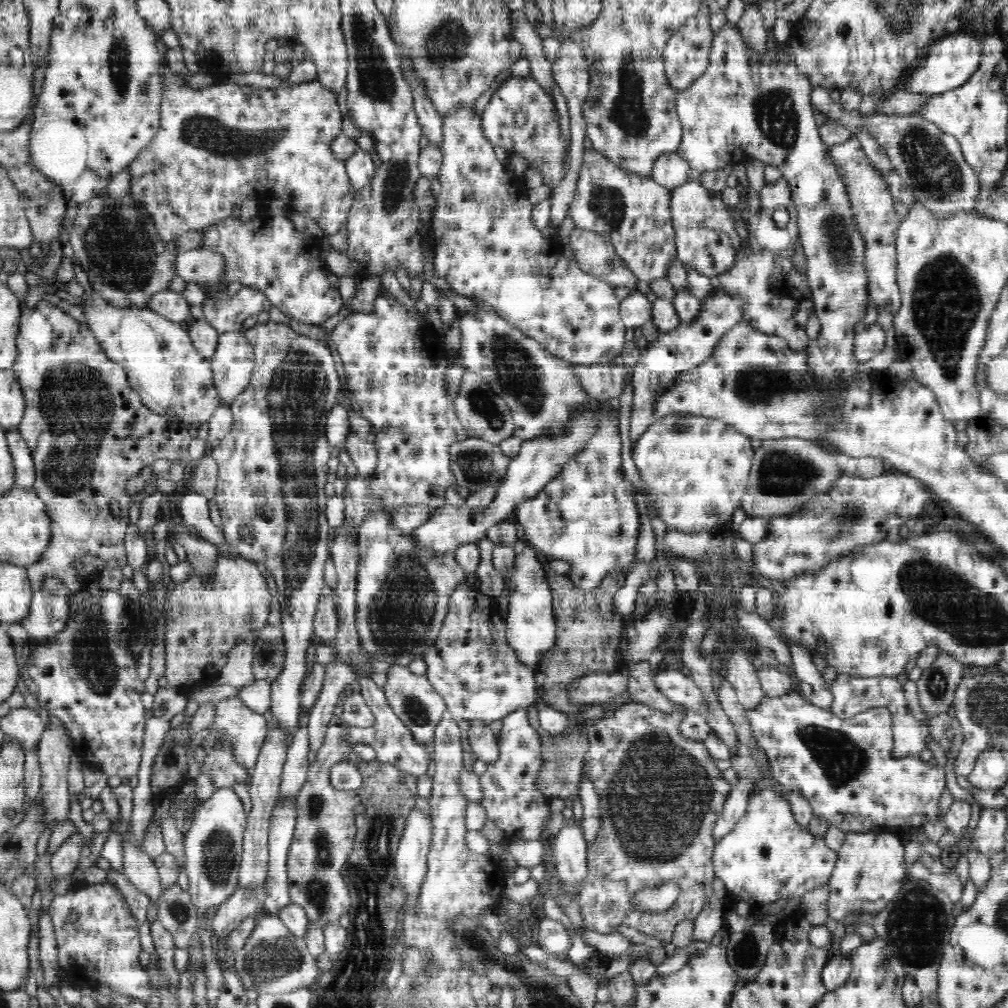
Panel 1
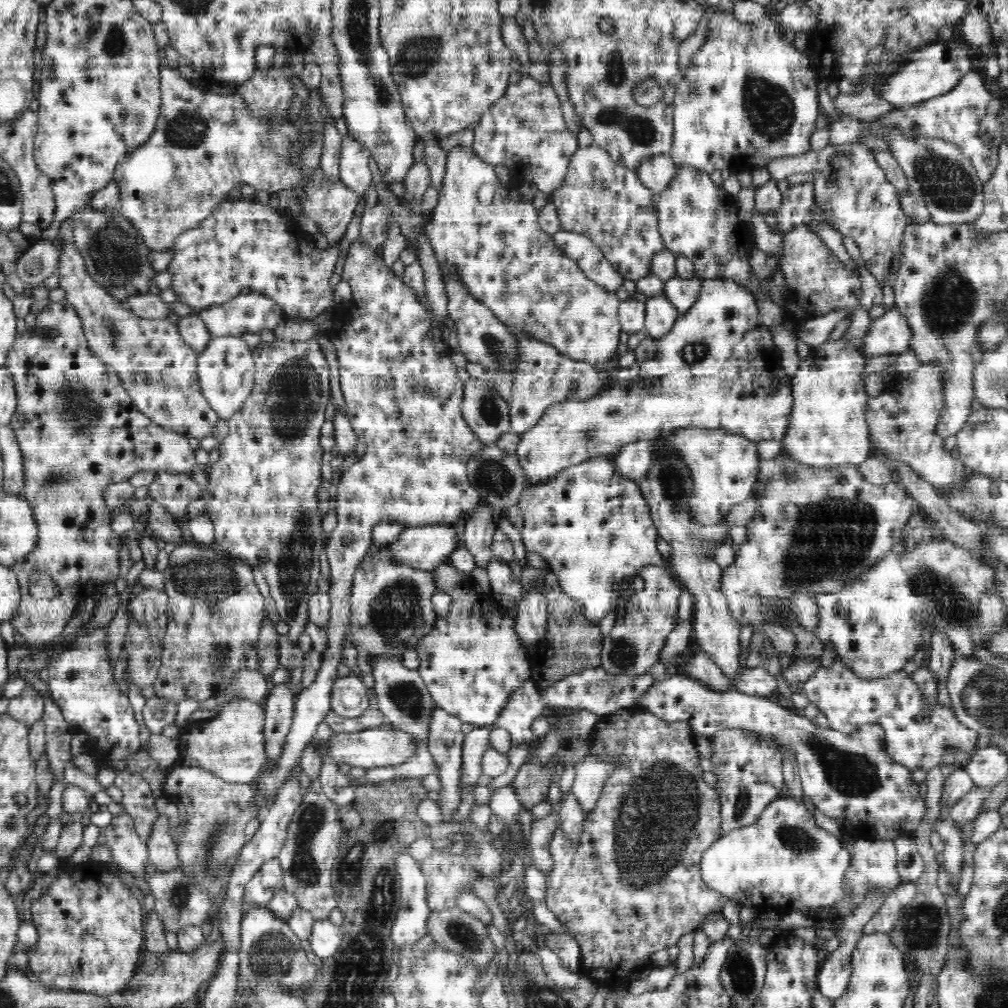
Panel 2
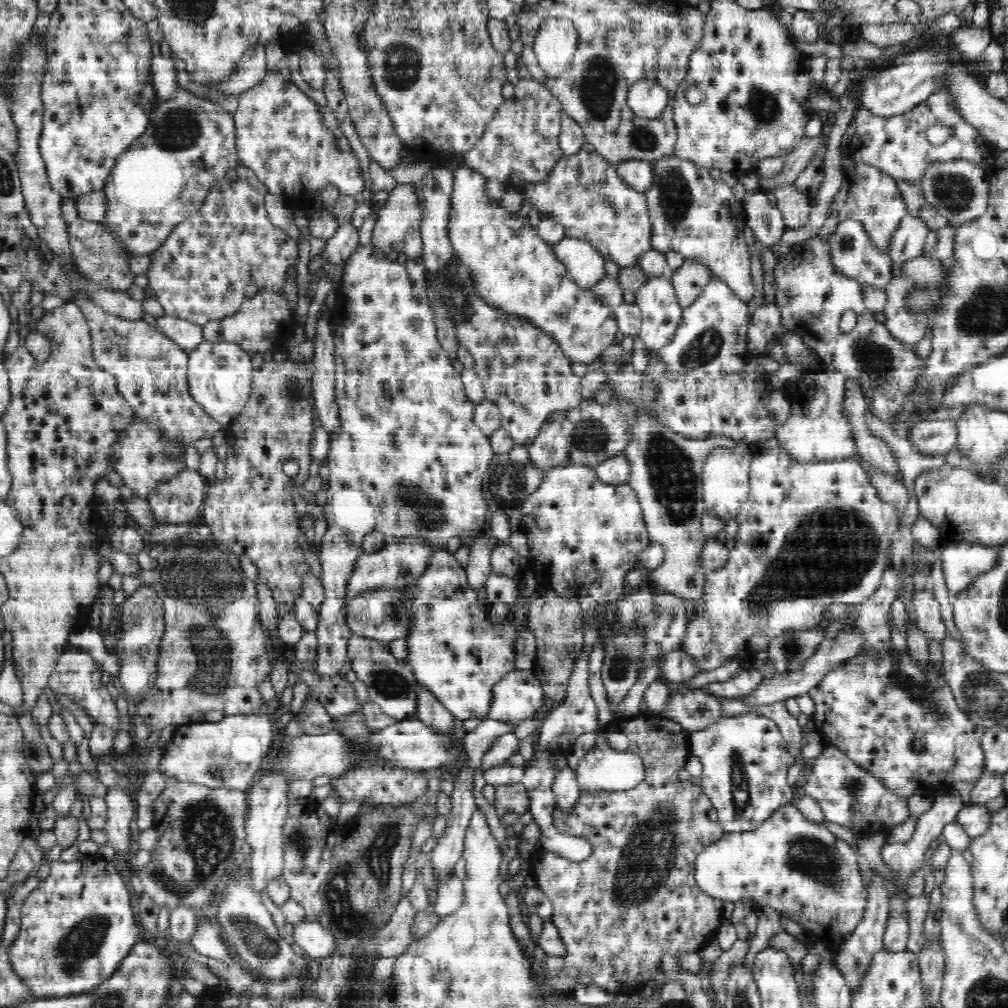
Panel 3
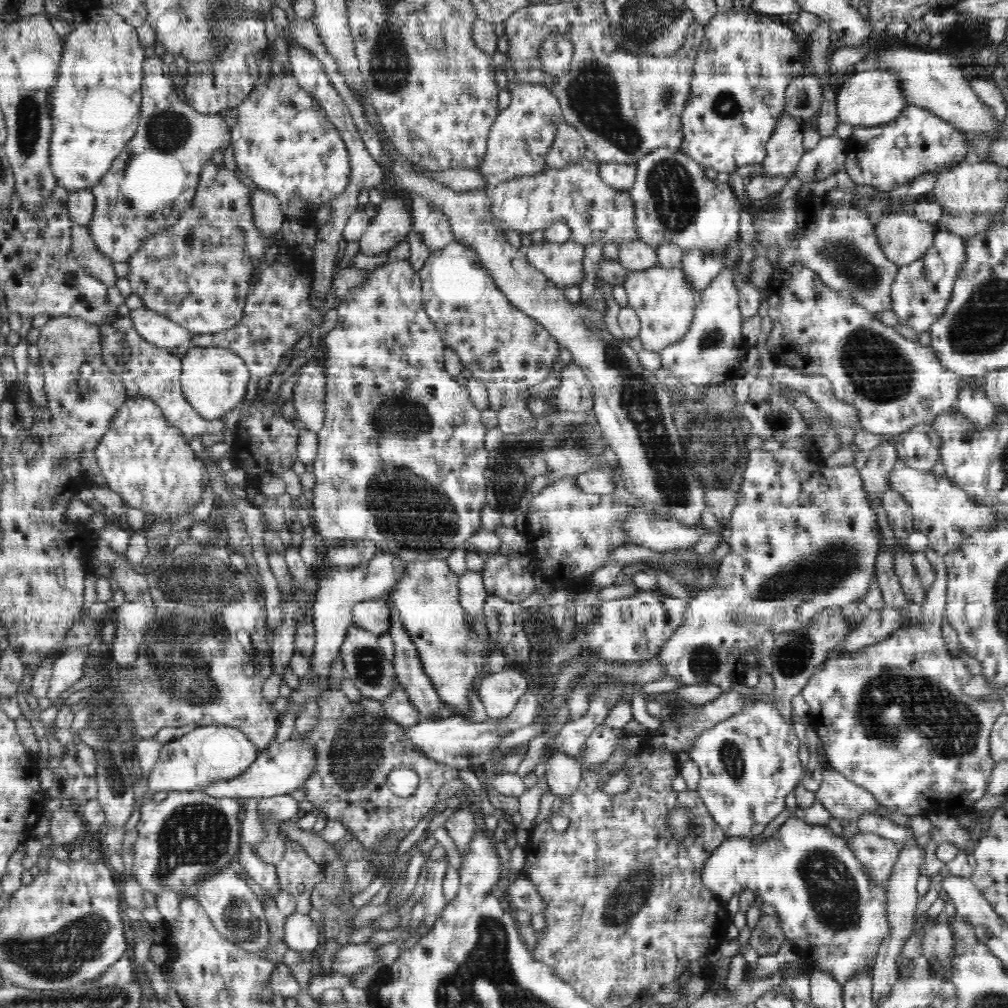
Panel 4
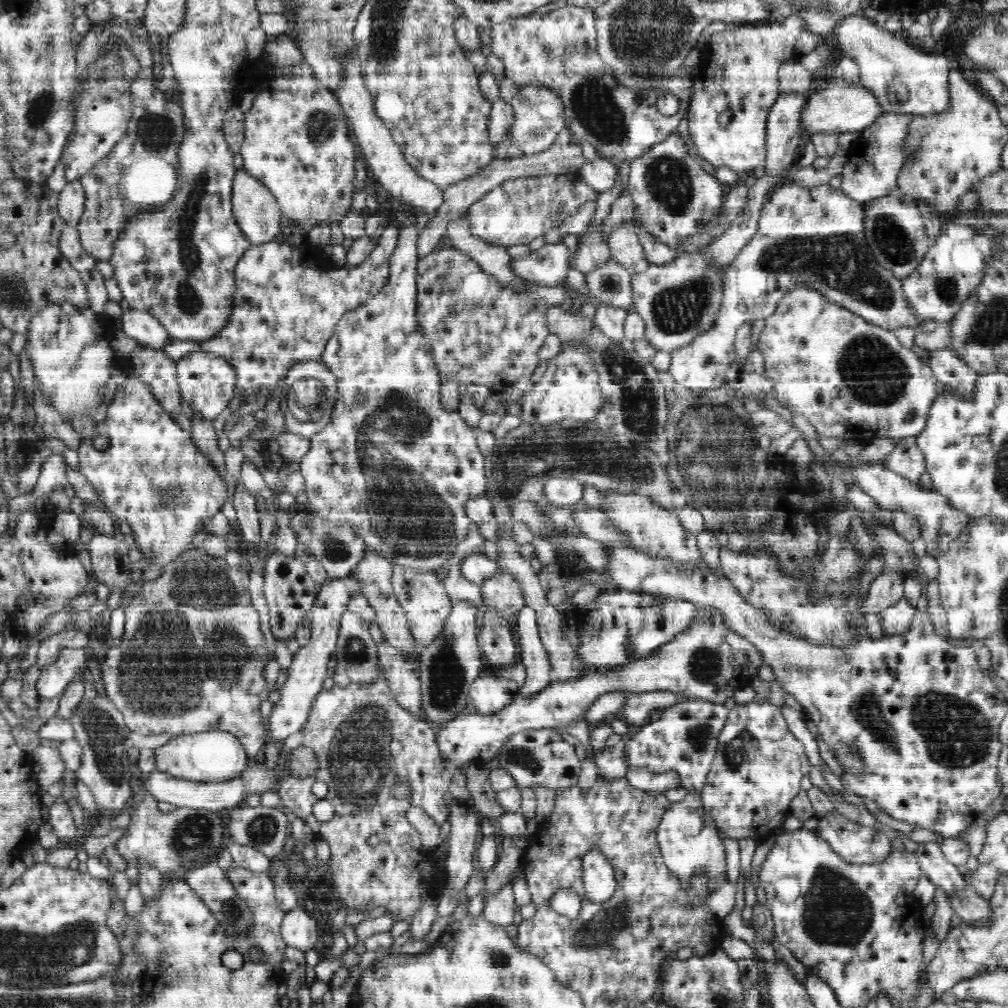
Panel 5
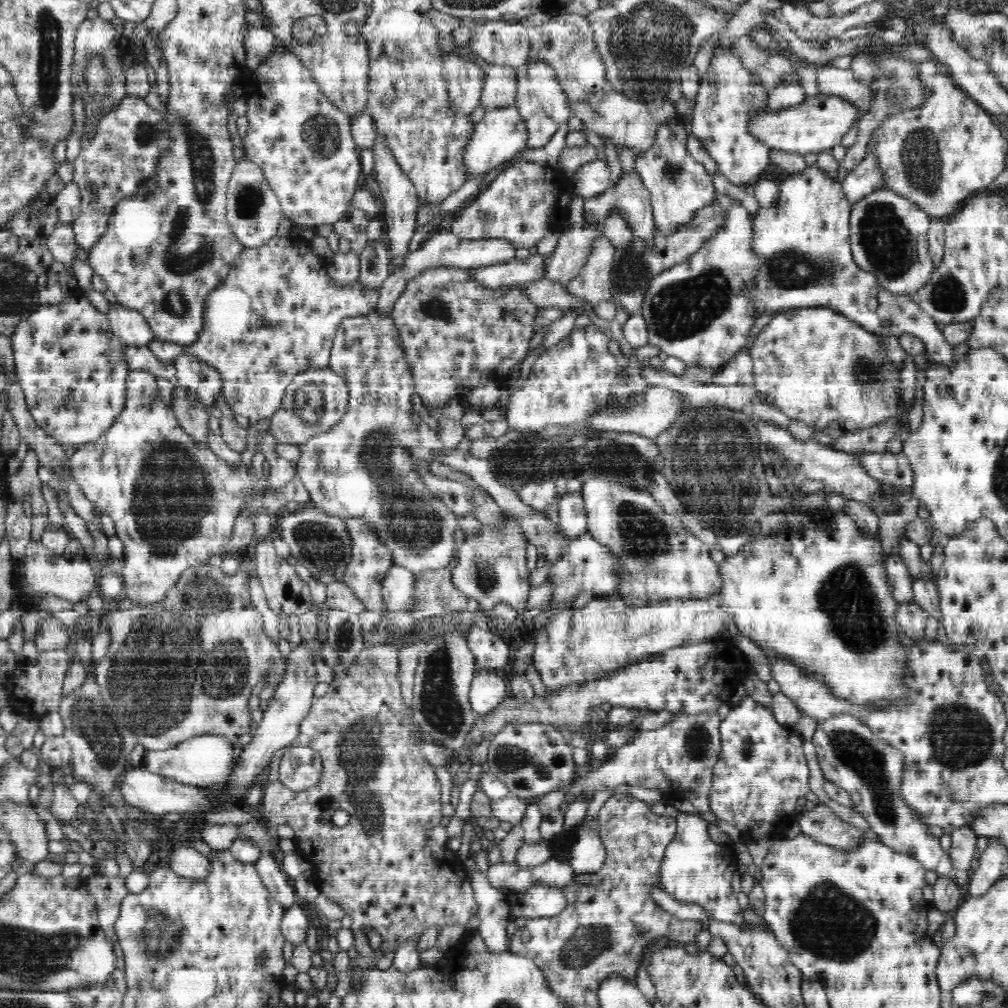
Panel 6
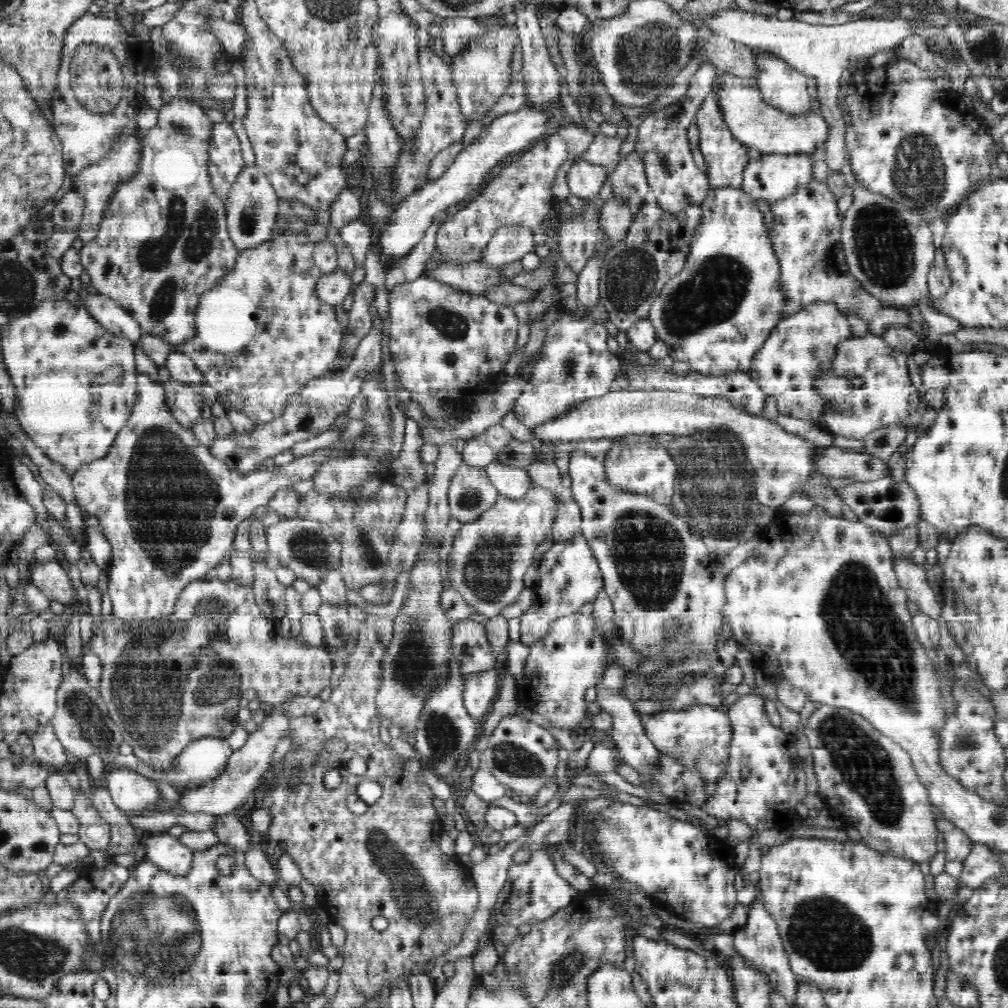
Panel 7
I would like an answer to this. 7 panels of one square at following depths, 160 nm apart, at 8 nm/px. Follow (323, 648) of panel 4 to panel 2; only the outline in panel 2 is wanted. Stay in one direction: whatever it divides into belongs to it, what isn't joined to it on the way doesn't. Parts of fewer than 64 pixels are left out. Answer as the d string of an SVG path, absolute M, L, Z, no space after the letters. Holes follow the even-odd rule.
M428 524L426 526L414 526L403 530L398 538L387 545L387 552L391 559L400 566L411 566L416 570L433 570L449 558L454 549L462 546L456 539L454 525L452 524Z

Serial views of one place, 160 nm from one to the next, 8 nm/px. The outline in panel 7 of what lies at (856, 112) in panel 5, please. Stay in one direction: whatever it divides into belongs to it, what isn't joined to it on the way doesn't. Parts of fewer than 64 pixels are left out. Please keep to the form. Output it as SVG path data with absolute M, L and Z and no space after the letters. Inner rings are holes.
M723 73L719 78L718 108L722 118L736 140L761 154L810 154L824 151L829 133L828 125L820 110L810 110L806 114L784 114L784 111L770 106L761 95L752 79Z

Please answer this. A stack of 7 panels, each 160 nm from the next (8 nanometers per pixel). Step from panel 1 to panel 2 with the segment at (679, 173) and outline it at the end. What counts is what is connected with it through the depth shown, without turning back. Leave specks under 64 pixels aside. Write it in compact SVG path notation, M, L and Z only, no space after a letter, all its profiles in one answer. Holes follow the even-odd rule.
M658 154L641 162L635 169L639 181L657 194L665 191L677 175L679 166L670 154Z

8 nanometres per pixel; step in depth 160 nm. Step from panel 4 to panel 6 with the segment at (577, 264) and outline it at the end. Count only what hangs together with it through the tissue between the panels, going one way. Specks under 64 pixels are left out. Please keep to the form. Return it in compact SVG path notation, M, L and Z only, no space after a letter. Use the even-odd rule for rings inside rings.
M536 253L524 261L512 258L490 266L473 269L473 279L480 286L498 288L498 286L518 285L543 278L547 256Z

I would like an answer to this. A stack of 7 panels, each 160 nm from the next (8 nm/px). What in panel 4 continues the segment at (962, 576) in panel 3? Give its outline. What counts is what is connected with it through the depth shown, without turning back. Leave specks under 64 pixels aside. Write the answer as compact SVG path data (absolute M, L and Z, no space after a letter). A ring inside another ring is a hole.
M942 556L934 557L935 579L932 586L927 590L924 604L921 606L921 617L915 623L910 622L908 628L896 630L888 638L870 646L860 648L853 653L840 653L832 655L829 653L825 661L818 667L818 670L808 680L806 686L801 690L804 700L810 706L807 713L809 724L814 726L820 744L823 745L825 756L827 756L828 765L836 769L842 776L846 777L856 786L861 786L869 790L876 798L879 804L885 806L891 812L898 814L906 814L910 817L918 816L926 817L929 814L947 814L948 816L958 818L964 814L971 814L974 811L974 804L986 794L986 786L988 786L988 778L990 772L995 765L992 755L990 755L990 732L992 726L996 722L996 718L1000 714L1004 714L1004 702L1001 696L988 695L981 699L974 699L964 693L964 686L968 684L968 680L972 680L972 673L966 664L960 660L960 656L954 657L946 647L943 633L942 623L946 612L947 597L947 570L943 563Z

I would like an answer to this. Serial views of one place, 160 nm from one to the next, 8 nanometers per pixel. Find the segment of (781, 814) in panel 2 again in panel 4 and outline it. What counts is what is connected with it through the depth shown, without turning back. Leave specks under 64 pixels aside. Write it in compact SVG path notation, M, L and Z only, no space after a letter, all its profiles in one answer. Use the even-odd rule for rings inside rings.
M794 816L788 817L788 820L784 822L784 825L779 828L778 831L764 843L756 841L756 838L741 838L730 837L725 842L722 842L706 862L702 872L702 883L707 886L712 894L716 895L723 902L727 902L735 894L740 894L744 890L752 891L759 896L759 899L774 907L776 911L777 921L780 923L781 929L784 931L784 936L790 944L794 944L795 948L799 950L800 956L803 958L804 964L807 967L819 969L824 973L828 973L834 976L836 982L840 984L842 988L846 986L848 982L851 982L854 977L859 973L864 973L865 969L873 969L875 964L875 958L884 942L884 938L888 936L890 932L890 925L888 922L888 896L887 888L882 888L880 885L874 883L869 876L869 871L856 859L854 852L848 847L848 842L836 834L831 829L824 825L810 825L808 822L804 822L800 818Z

